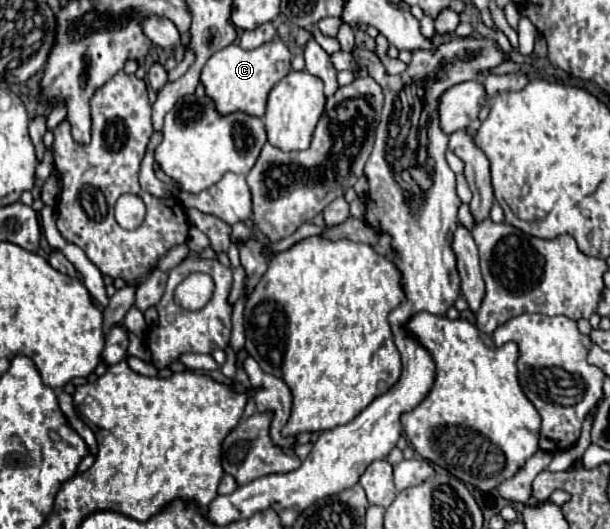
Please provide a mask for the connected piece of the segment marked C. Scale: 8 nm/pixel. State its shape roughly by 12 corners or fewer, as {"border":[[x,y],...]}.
{"border":[[280,38],[254,50],[230,44],[200,82],[220,116],[262,118],[290,70]]}

